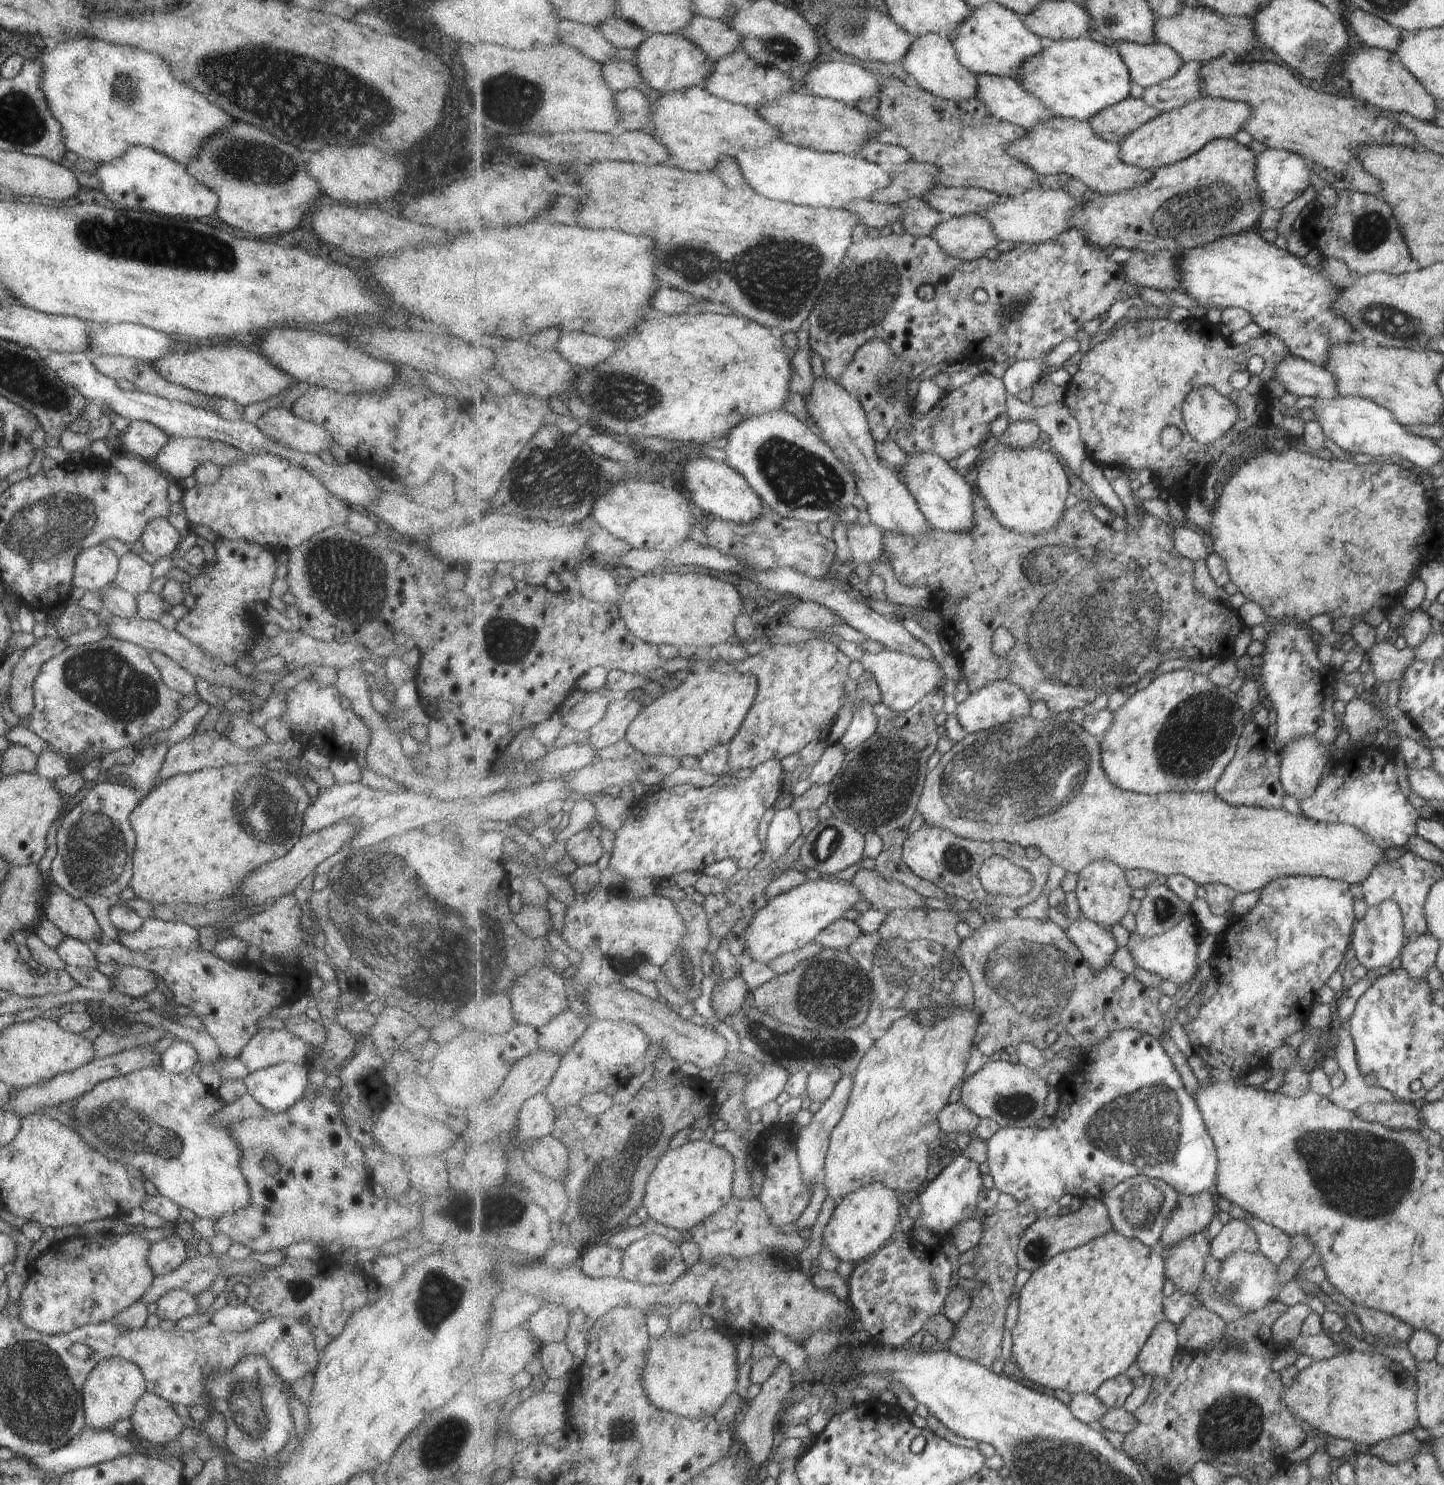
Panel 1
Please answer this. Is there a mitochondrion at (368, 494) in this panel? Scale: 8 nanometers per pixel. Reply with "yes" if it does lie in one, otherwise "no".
no

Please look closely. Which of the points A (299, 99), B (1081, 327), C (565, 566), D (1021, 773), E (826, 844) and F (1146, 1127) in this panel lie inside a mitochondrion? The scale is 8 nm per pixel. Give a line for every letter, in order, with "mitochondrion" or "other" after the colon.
A: mitochondrion
B: other
C: other
D: mitochondrion
E: mitochondrion
F: mitochondrion

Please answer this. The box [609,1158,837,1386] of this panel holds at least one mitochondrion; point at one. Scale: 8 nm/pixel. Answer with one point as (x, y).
(664, 1266)

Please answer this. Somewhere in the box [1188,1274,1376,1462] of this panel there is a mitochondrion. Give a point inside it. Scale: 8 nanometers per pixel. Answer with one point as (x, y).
(1234, 1423)

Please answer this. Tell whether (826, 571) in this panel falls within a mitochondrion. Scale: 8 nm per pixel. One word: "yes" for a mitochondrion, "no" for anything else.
no

